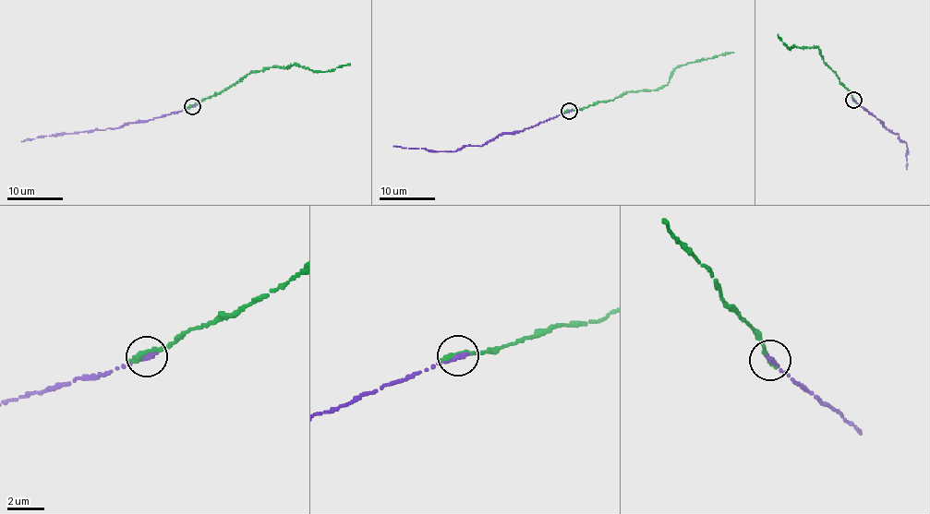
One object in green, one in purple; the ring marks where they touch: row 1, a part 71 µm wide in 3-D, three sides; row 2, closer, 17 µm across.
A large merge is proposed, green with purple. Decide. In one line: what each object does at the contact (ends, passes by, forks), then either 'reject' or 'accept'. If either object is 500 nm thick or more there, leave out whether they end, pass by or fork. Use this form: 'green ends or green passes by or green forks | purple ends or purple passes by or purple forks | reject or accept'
green ends | purple ends | accept

